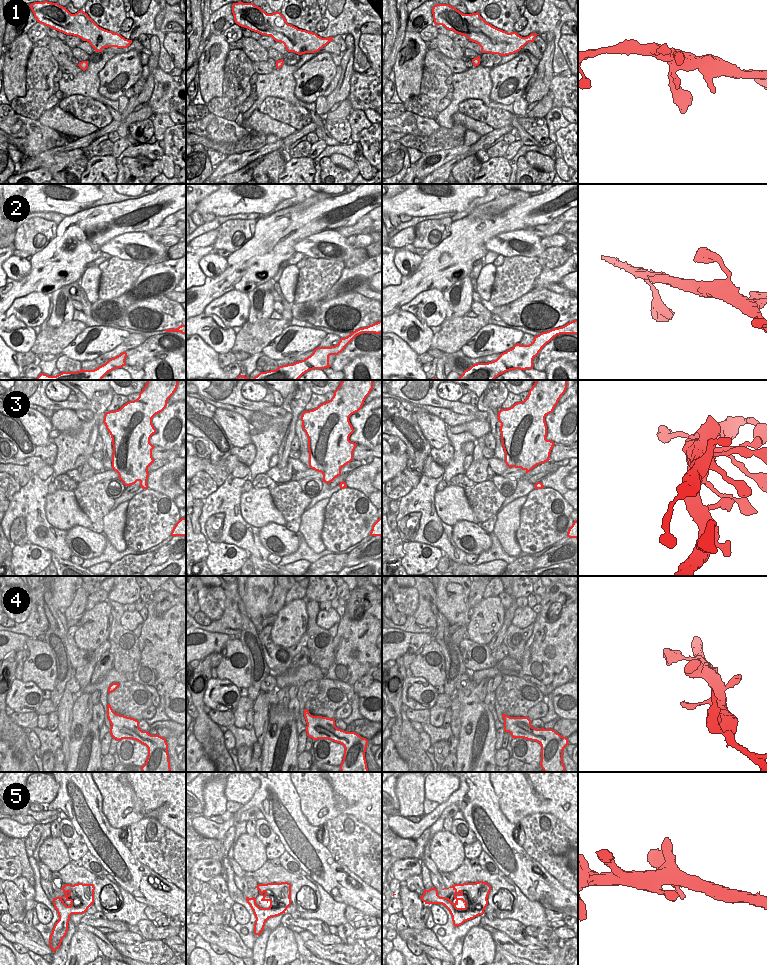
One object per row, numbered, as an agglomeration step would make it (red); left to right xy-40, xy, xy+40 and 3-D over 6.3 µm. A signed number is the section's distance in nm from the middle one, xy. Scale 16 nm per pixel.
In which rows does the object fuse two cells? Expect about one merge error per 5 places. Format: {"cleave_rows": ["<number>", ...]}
{"cleave_rows": []}

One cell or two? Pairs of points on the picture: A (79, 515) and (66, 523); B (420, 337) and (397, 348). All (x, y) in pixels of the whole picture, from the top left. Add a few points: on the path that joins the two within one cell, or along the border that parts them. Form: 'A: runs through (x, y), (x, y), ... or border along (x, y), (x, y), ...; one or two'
A: runs through (76, 516), (72, 516), (68, 520); one
B: border along (392, 332), (418, 354); two

